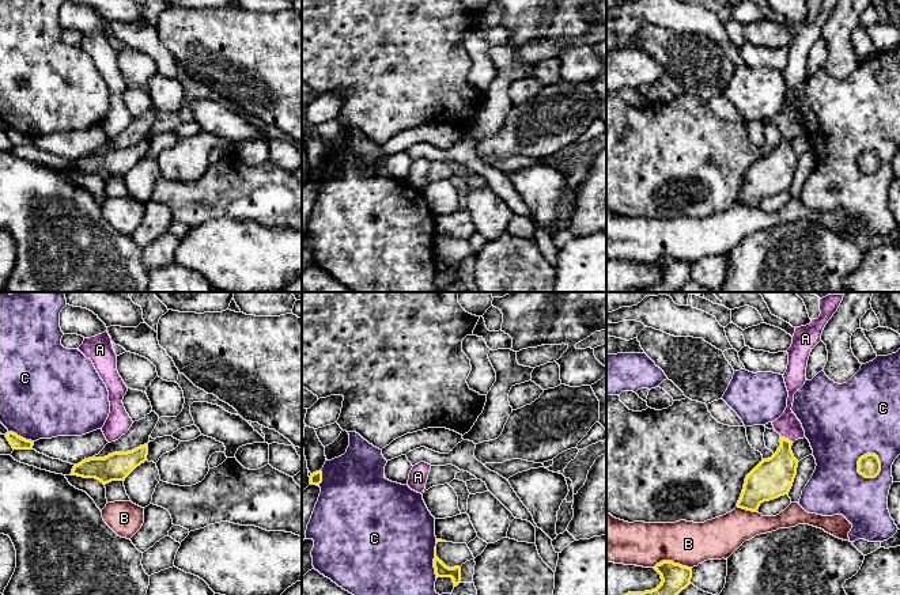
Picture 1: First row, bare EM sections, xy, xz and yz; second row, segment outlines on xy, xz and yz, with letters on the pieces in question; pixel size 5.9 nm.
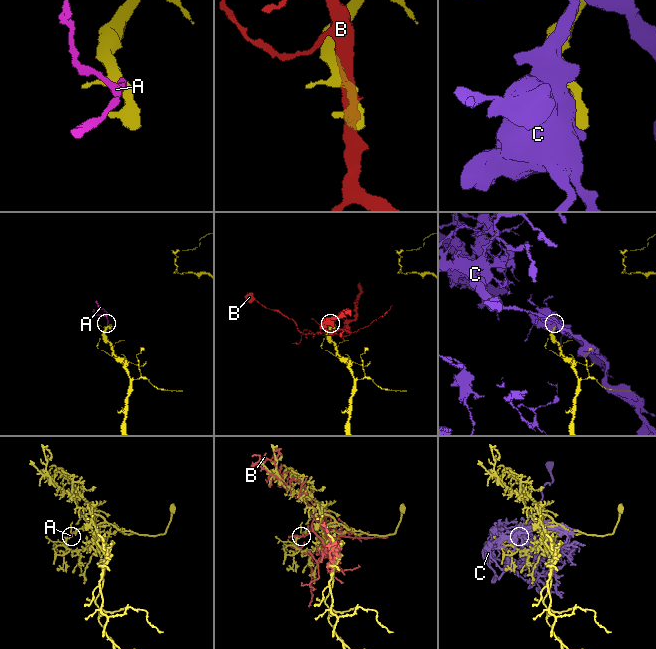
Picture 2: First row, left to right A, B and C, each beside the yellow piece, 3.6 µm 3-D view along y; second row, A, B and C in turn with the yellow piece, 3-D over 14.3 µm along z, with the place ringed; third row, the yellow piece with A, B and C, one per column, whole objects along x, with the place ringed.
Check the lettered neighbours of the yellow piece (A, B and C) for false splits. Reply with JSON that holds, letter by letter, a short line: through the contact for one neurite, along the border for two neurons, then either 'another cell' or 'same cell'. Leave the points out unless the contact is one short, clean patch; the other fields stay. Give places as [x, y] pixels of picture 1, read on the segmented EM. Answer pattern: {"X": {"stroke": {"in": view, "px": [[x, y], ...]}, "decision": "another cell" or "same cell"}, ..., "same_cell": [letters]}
{"A": {"stroke": {"in": "yz", "px": [[771, 478], [782, 466], [786, 439], [787, 425]]}, "decision": "same cell"}, "B": {"decision": "another cell"}, "C": {"decision": "another cell"}, "same_cell": ["A"]}

